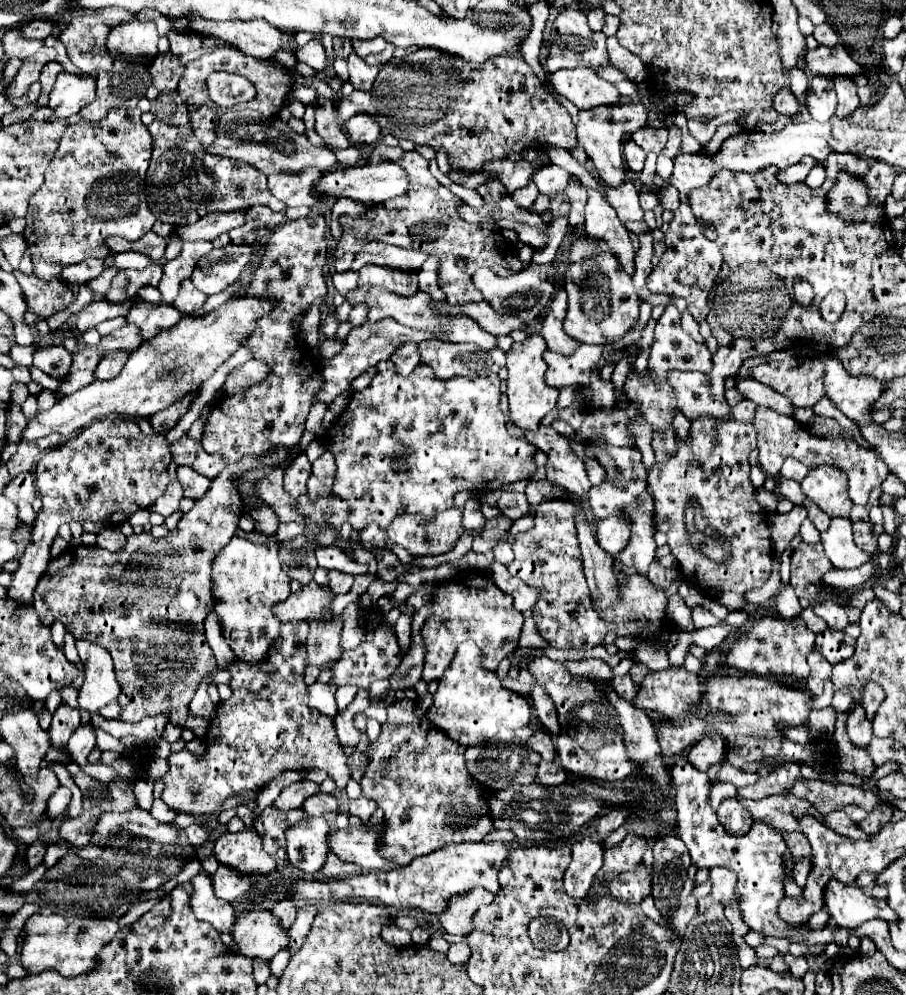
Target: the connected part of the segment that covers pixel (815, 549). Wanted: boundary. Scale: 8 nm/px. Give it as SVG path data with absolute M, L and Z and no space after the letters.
M800 543L798 549L792 553L790 563L790 585L794 587L798 597L806 597L810 605L822 603L826 599L838 599L838 593L822 583L822 577L834 569L830 559L824 553L822 543Z

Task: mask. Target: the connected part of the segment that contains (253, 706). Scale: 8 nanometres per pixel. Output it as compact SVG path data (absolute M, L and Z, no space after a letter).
M288 621L282 623L280 637L272 641L264 661L238 667L238 657L234 657L234 661L226 665L226 671L232 675L228 683L232 695L217 705L216 717L206 736L206 751L194 755L182 749L168 757L170 769L162 779L166 785L162 799L176 813L206 817L206 823L200 823L208 829L206 843L214 843L220 835L218 815L228 797L246 791L258 795L272 779L288 769L324 769L340 789L344 789L350 779L348 755L340 743L336 743L334 721L308 707L304 682L306 635L306 621Z

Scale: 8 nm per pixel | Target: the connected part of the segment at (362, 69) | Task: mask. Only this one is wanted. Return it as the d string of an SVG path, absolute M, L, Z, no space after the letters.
M352 53L348 57L348 71L350 71L350 83L354 85L354 89L370 91L380 69L376 65L368 65L364 59L360 59L356 53Z

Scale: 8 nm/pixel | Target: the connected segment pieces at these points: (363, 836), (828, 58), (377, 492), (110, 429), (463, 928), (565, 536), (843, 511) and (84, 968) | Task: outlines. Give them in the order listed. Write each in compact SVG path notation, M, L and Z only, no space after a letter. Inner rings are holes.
M384 823L380 825L354 825L330 833L328 843L330 851L334 851L342 861L350 861L360 865L364 871L388 871L392 869L392 861L384 859L378 851L382 847L380 839L384 833Z
M842 43L834 47L818 45L816 49L810 49L806 53L806 61L810 73L818 75L864 75L868 71L852 59Z
M390 359L380 361L372 383L366 389L352 393L348 407L328 431L326 449L334 455L338 467L332 491L334 497L330 497L330 501L310 501L308 495L300 495L296 499L296 511L319 527L328 525L330 529L338 529L342 523L350 523L352 529L362 529L376 521L386 529L402 513L434 517L436 513L450 509L454 495L462 489L488 493L496 491L504 483L532 477L536 471L532 461L536 447L524 437L508 433L504 413L500 411L500 383L496 373L474 381L464 377L440 379L426 363L418 363L408 377L402 377L396 373L396 365ZM320 503L324 503L322 507L328 519L313 519L313 509Z
M124 417L96 419L78 437L74 437L74 439L66 441L64 445L46 453L36 467L36 485L42 495L42 513L34 521L34 527L30 533L30 543L26 545L26 551L20 557L18 571L12 575L12 583L8 587L6 599L16 601L20 609L26 609L34 603L34 591L40 581L40 575L48 567L50 547L52 547L52 541L54 541L60 525L76 519L84 527L84 531L98 533L104 527L114 527L114 525L124 523L138 509L150 507L168 487L166 469L168 469L170 459L172 457L168 451L168 443L162 435L148 437L140 431L140 425L134 419L124 419Z
M472 889L462 895L454 895L448 899L448 905L442 913L438 913L440 925L450 935L468 935L472 929L472 915L482 903L492 903L494 895L484 889Z
M546 501L542 505L538 505L536 509L536 525L526 531L526 533L518 533L514 537L512 549L514 549L514 561L508 565L508 571L522 579L526 585L530 587L538 587L540 597L532 609L532 617L538 625L540 635L544 637L544 641L548 641L550 647L556 649L594 649L598 645L602 645L604 637L606 637L607 629L603 620L592 609L592 601L590 601L590 593L588 593L588 585L586 585L586 577L582 571L582 555L580 555L580 545L578 545L578 537L576 537L576 515L578 505L572 501Z
M820 465L816 469L810 469L800 485L804 495L810 497L830 517L850 515L852 501L848 499L848 483L844 479L844 473L836 471L836 467Z
M32 915L24 925L24 943L20 951L20 963L28 973L40 973L56 969L64 977L76 977L92 971L96 955L118 931L114 919L78 919L62 915Z

